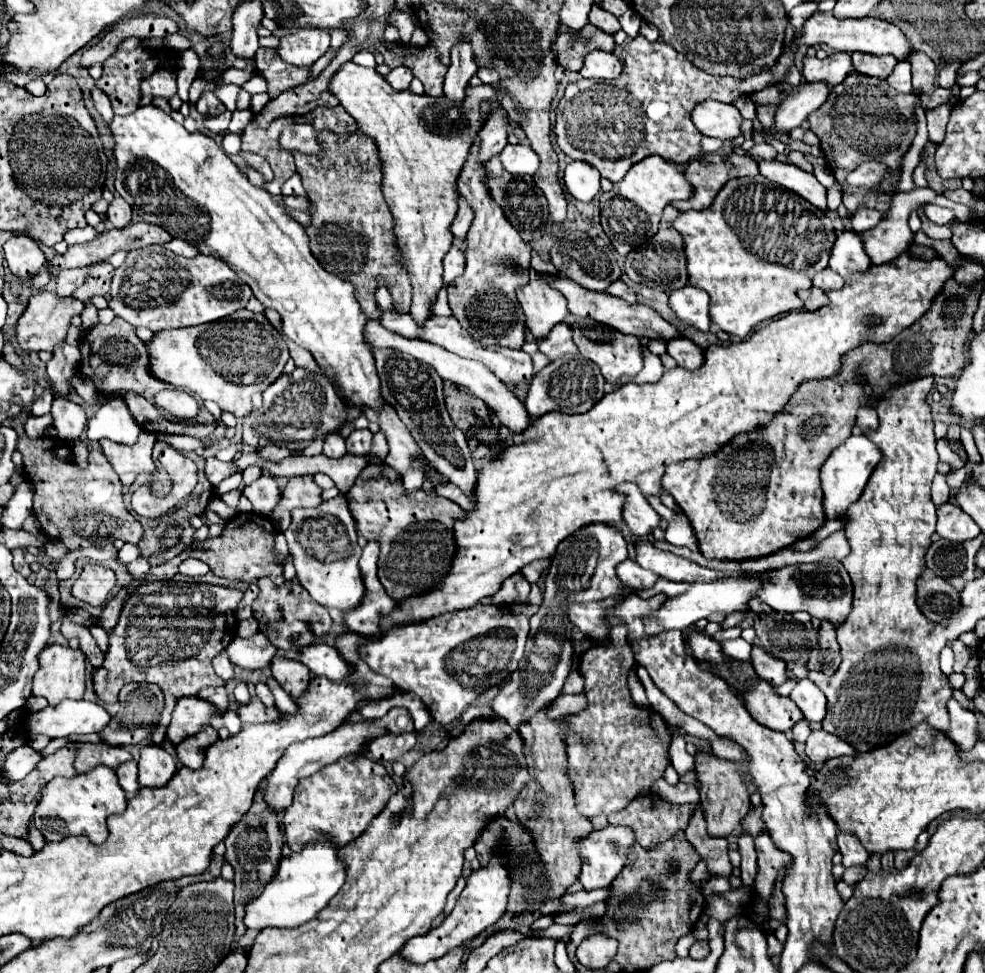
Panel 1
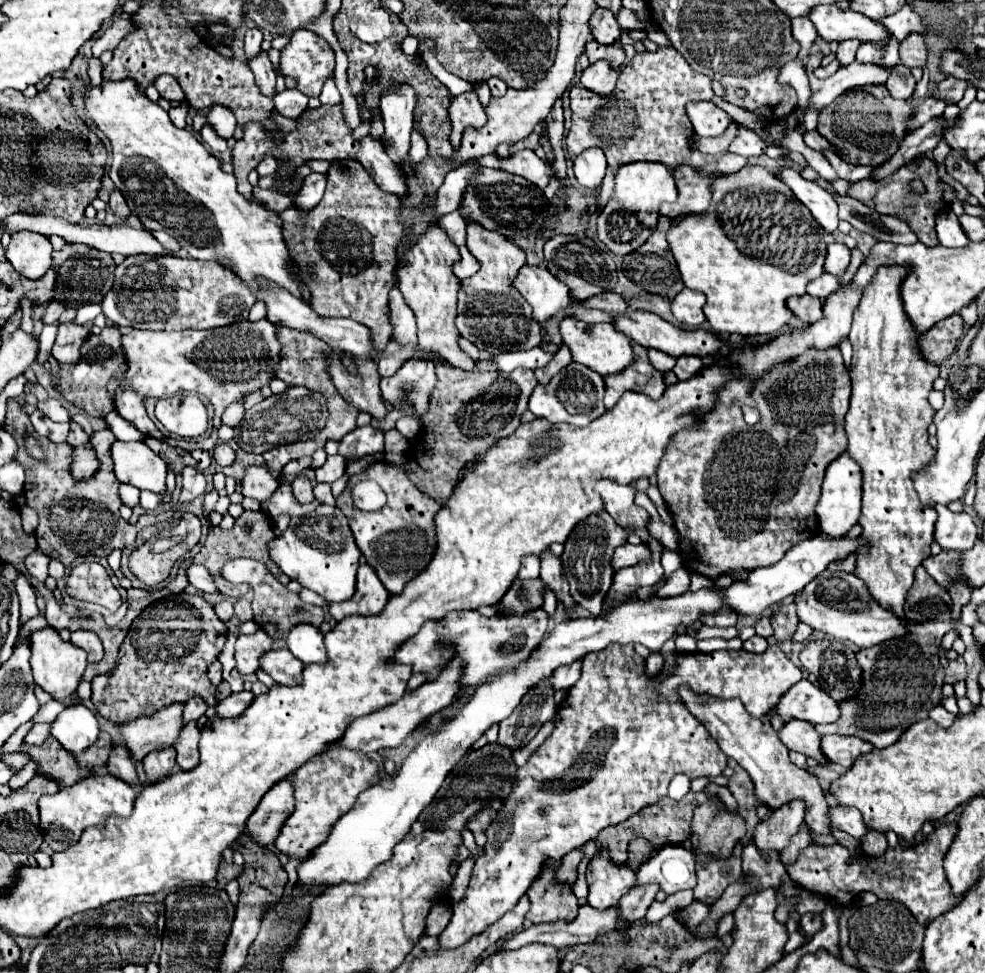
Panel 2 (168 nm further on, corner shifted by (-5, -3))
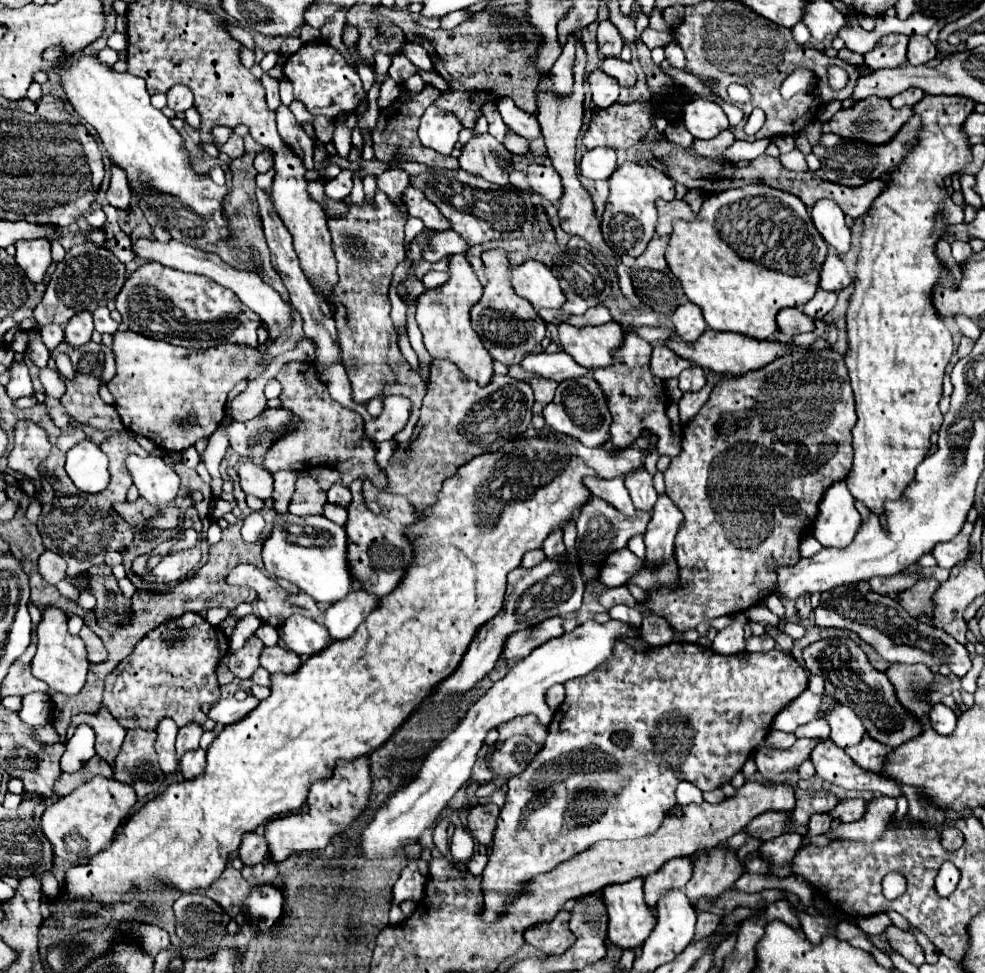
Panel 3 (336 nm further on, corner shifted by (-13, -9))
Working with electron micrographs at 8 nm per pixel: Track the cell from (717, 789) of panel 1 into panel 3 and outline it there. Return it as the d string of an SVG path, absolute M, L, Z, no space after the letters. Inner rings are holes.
M726 848L702 850L694 856L694 874L684 886L684 892L694 906L700 898L718 898L724 890L732 888L740 876L742 866L734 852Z

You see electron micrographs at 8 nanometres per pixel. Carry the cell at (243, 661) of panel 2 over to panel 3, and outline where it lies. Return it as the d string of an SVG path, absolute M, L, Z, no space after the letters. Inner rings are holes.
M252 636L240 650L228 652L228 668L236 678L250 678L260 666L260 654L264 644Z

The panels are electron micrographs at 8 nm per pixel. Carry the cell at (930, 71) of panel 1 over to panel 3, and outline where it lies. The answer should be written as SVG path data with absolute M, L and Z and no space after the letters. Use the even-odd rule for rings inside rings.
M910 36L908 42L908 62L918 66L936 58L936 46L926 36Z

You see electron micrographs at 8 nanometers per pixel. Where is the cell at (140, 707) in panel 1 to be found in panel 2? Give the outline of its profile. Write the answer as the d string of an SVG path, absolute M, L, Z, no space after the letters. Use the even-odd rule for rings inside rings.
M100 732L98 740L86 748L82 754L78 754L78 762L82 766L90 766L90 768L102 768L112 752L112 736L108 732Z

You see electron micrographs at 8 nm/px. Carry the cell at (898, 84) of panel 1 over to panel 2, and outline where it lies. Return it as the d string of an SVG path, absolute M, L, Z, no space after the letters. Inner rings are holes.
M898 64L890 70L890 78L886 80L886 88L890 90L890 94L894 98L910 98L912 92L914 92L914 86L916 86L916 80L910 72L910 68Z

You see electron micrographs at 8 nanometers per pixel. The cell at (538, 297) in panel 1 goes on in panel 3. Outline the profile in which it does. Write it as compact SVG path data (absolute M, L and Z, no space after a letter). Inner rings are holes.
M526 260L512 270L512 288L518 296L526 298L534 310L562 308L566 300L556 276L538 260Z

